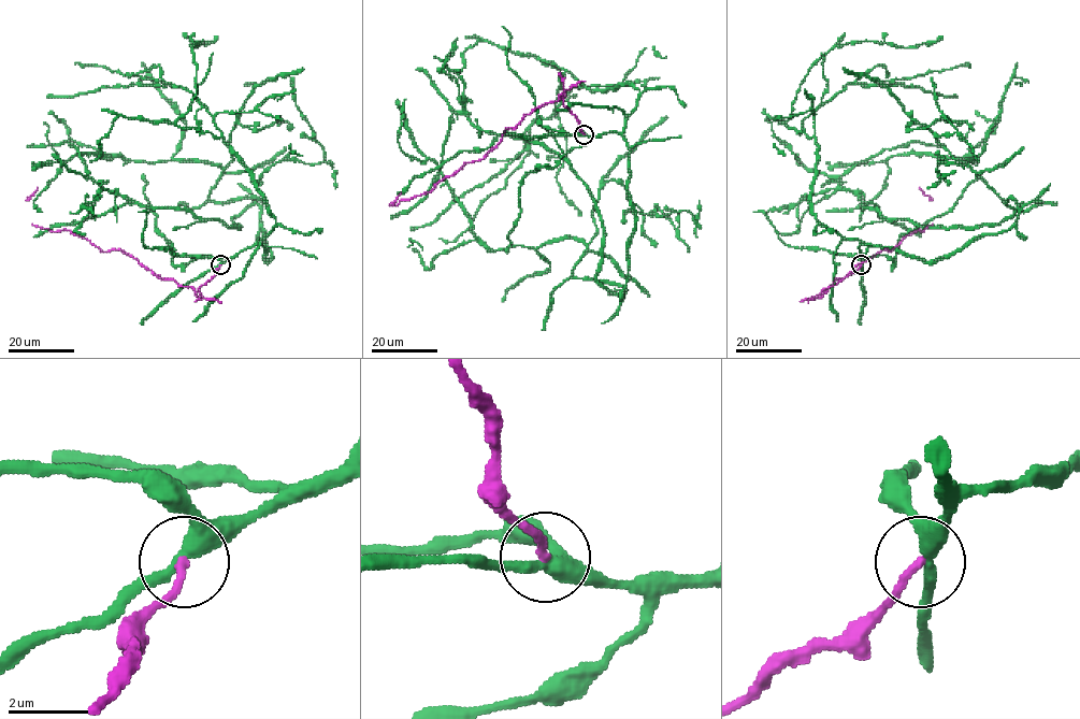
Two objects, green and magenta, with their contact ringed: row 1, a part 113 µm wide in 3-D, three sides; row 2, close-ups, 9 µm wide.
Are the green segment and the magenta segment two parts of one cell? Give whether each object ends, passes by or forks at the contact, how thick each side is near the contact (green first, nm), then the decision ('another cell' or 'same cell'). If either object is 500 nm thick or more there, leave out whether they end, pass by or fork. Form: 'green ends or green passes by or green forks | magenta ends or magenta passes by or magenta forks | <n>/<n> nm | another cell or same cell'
green forks | magenta ends | 320/200 nm | another cell

